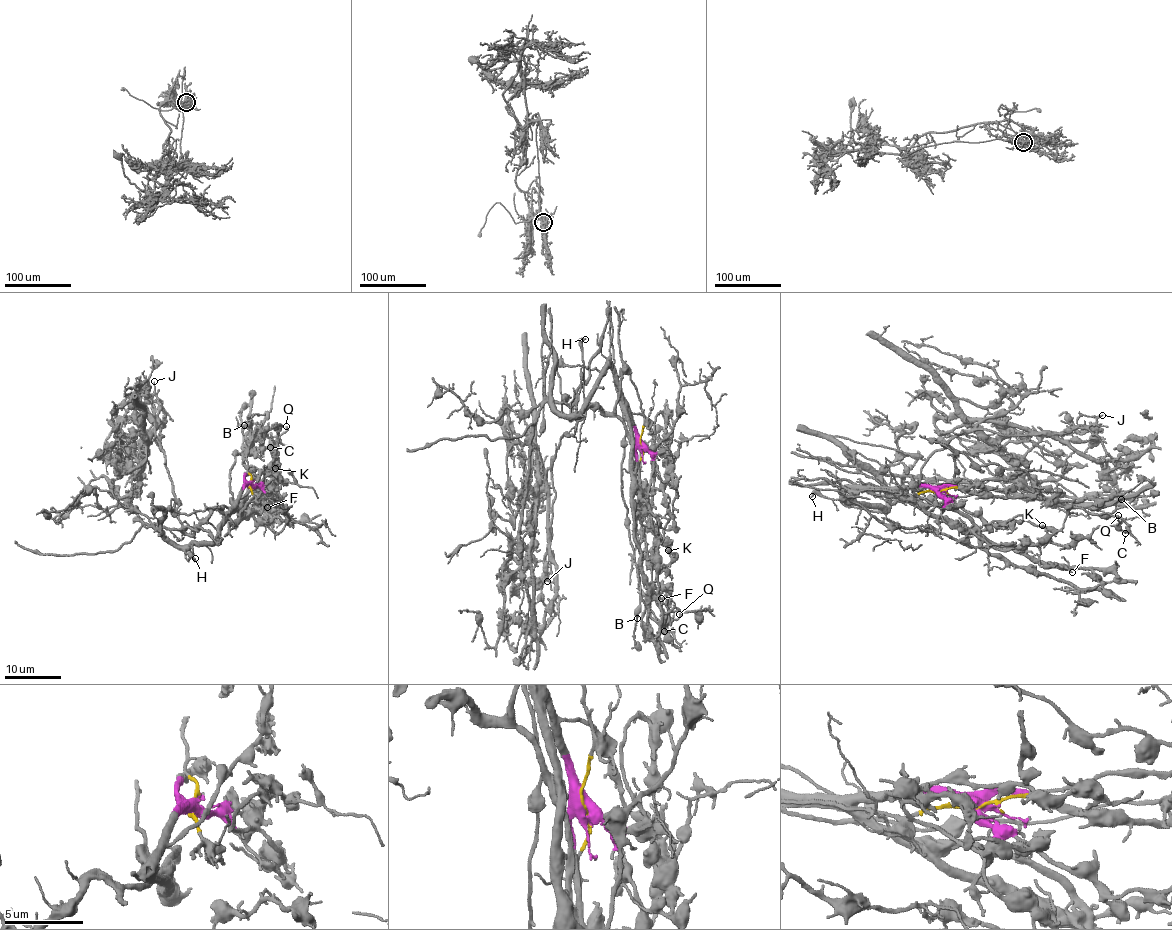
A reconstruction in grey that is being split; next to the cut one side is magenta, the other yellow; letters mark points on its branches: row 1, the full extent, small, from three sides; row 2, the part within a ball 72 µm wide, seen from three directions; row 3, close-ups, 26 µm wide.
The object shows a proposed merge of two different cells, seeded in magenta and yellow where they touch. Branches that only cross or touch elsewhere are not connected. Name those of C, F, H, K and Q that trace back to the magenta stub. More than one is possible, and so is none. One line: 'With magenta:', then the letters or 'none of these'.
With magenta: C, F, H, K, Q

